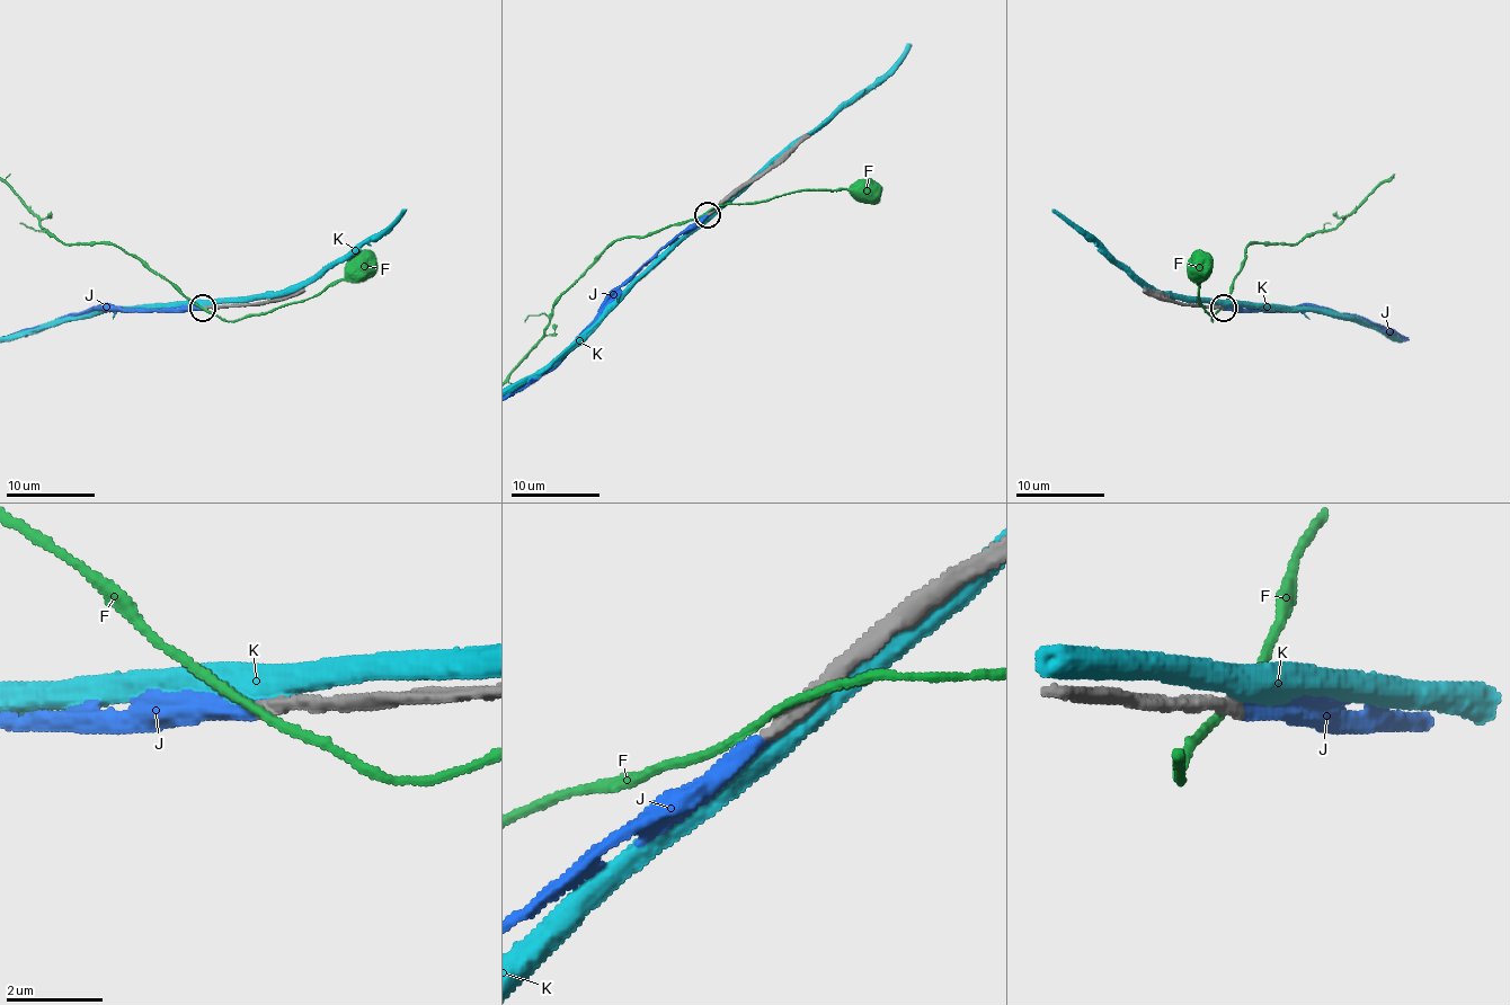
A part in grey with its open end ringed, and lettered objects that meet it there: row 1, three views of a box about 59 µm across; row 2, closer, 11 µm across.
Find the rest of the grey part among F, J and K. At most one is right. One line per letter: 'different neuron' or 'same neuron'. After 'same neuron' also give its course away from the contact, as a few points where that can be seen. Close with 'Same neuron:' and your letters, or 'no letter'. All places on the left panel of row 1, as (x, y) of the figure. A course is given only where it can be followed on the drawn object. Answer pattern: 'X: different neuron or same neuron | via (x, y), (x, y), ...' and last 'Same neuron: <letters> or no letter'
F: different neuron
J: same neuron
K: different neuron
Same neuron: J

